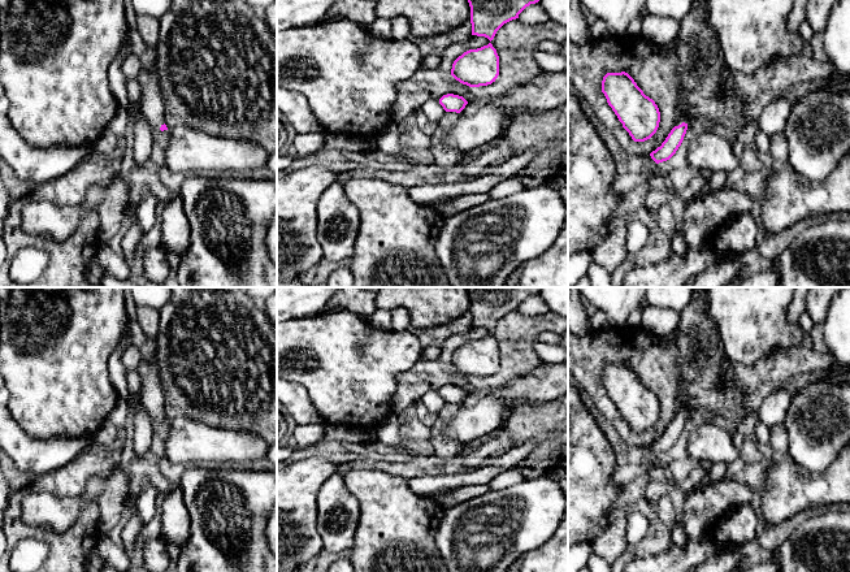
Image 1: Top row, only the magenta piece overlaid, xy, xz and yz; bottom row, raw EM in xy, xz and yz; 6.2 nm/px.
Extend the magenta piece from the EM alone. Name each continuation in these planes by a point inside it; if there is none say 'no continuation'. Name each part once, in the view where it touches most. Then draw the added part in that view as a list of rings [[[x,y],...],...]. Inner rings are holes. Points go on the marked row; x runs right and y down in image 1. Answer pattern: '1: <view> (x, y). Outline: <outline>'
1: yz (682, 107). Outline: [[[682,101],[678,105],[678,110],[680,110],[680,116],[678,116],[675,126],[681,125],[682,122],[689,124],[689,121],[688,121],[688,104],[686,104],[686,101]]]

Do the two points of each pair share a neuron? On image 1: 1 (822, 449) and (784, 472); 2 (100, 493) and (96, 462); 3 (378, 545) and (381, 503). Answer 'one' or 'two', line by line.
1: two
2: two
3: one

